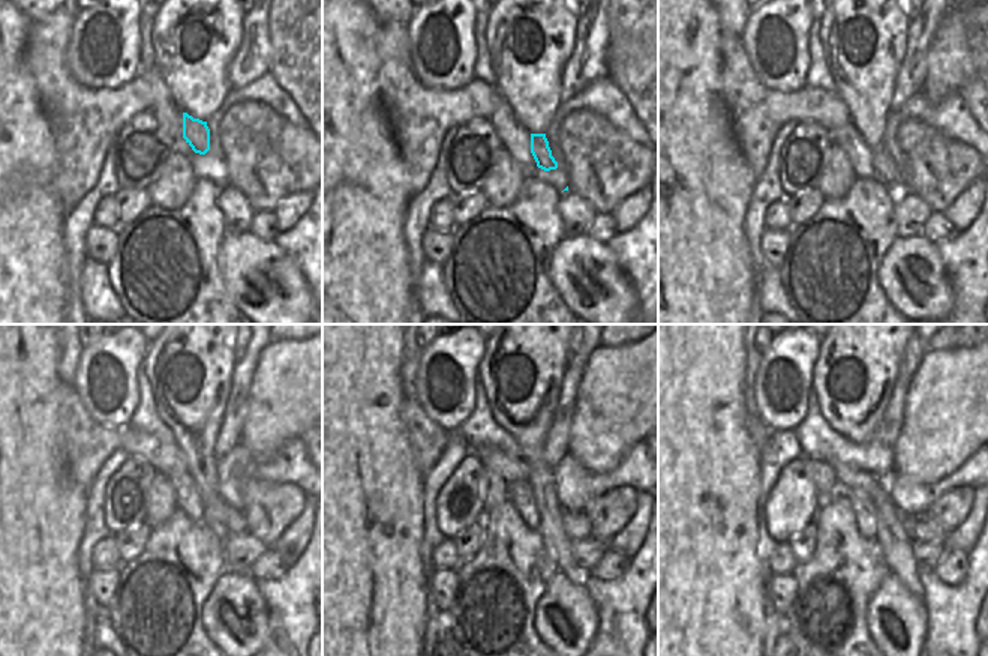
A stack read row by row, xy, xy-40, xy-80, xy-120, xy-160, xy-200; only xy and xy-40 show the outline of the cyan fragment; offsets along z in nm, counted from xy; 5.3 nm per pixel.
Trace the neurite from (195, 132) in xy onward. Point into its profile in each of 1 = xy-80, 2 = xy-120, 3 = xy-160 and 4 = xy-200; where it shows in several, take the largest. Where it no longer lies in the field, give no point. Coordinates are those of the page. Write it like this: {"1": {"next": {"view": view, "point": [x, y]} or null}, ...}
{"1": {"next": {"view": "xy-80", "point": [886, 170]}}, "2": {"next": {"view": "xy-120", "point": [234, 521]}}, "3": {"next": {"view": "xy-160", "point": [576, 524]}}, "4": {"next": {"view": "xy-200", "point": [919, 527]}}}

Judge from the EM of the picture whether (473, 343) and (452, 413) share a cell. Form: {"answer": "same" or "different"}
{"answer": "same"}

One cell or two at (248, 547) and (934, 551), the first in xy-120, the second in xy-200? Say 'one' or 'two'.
one

